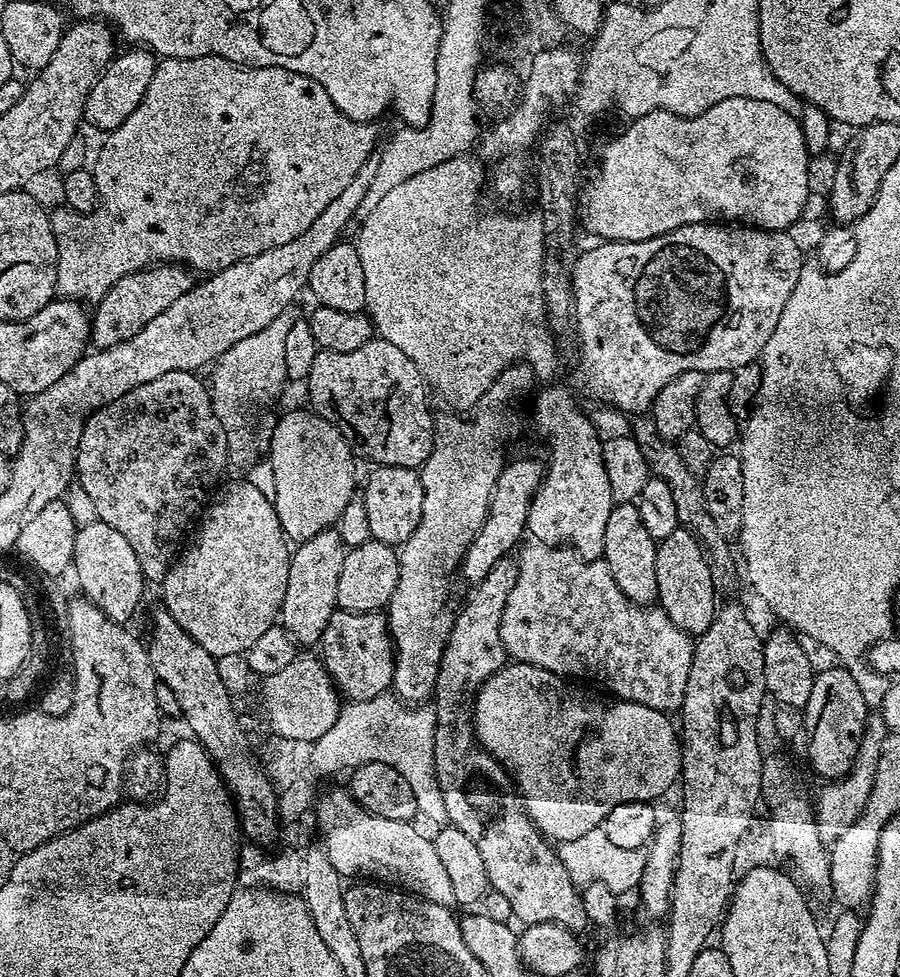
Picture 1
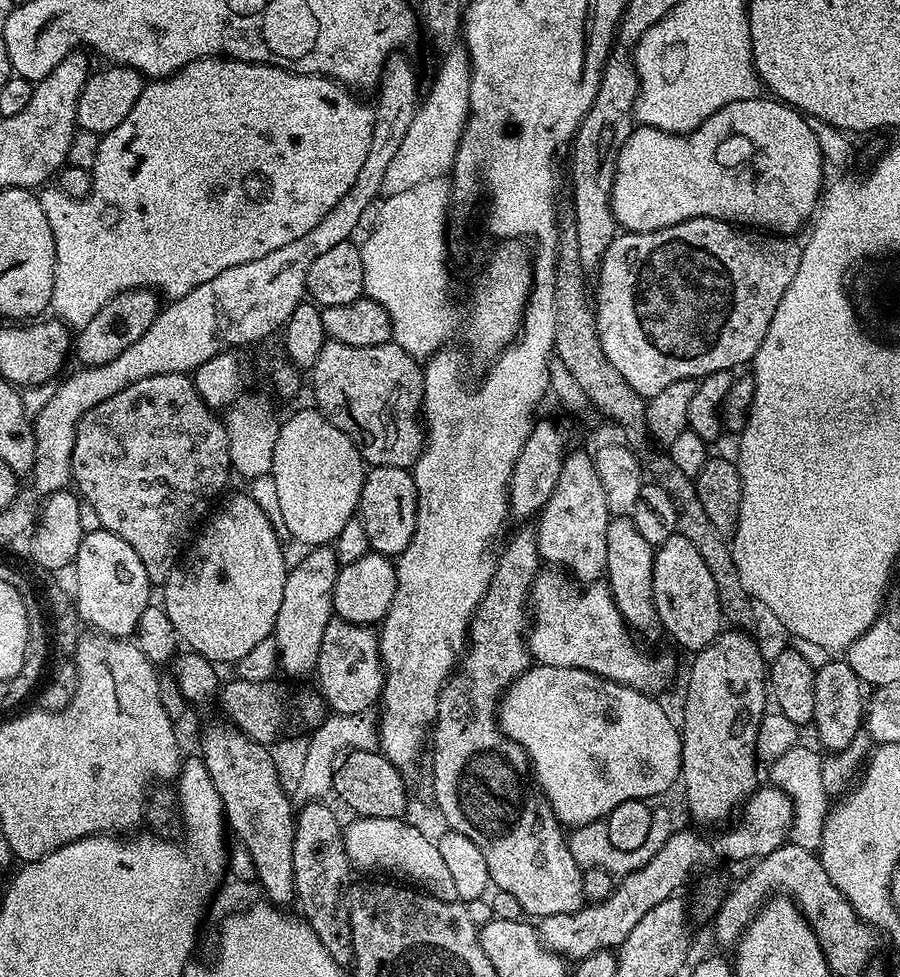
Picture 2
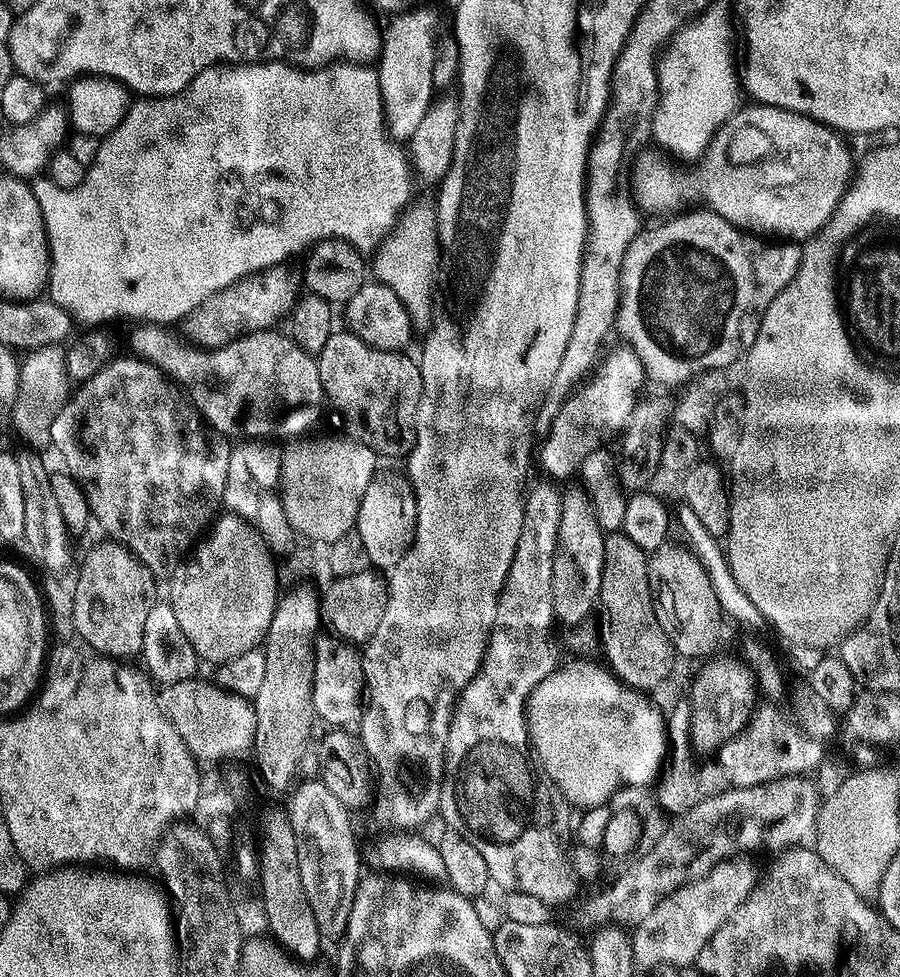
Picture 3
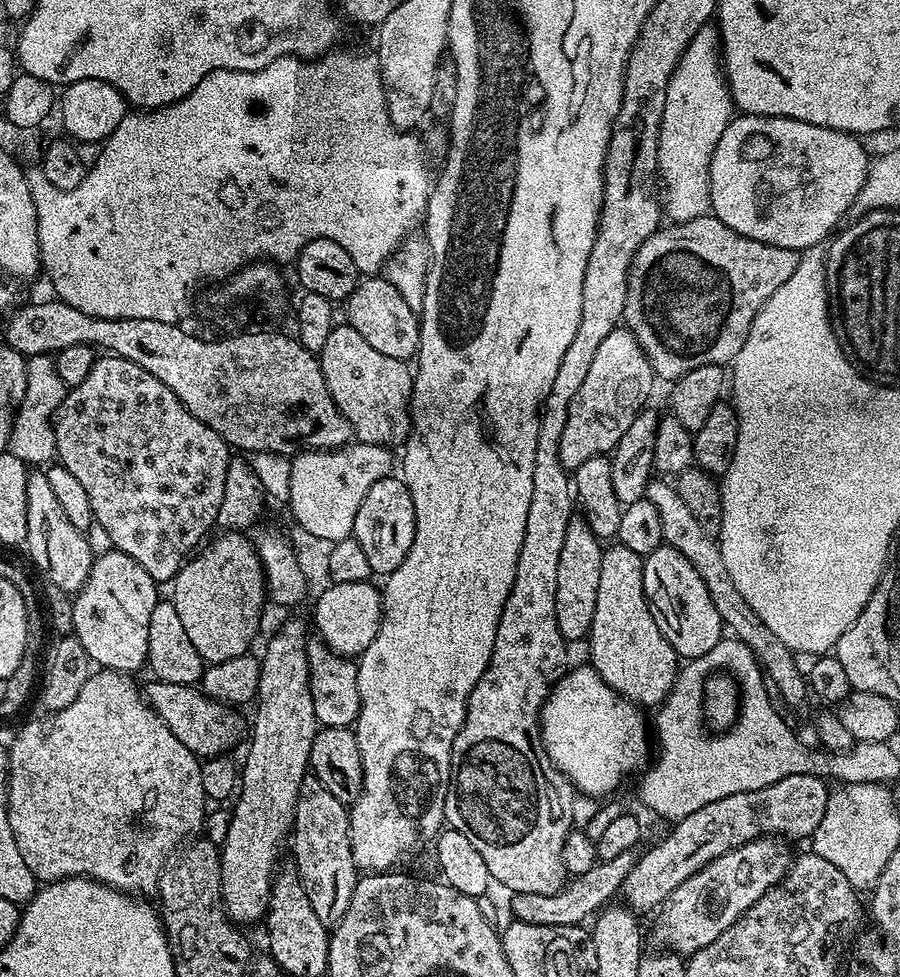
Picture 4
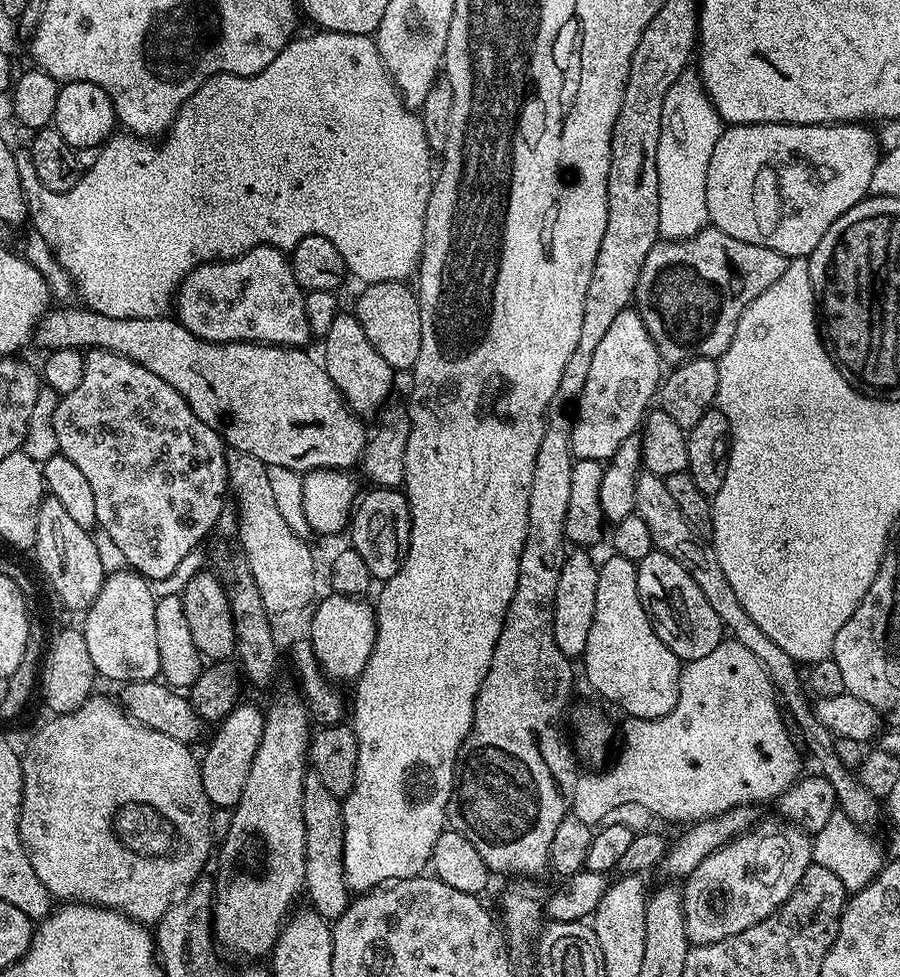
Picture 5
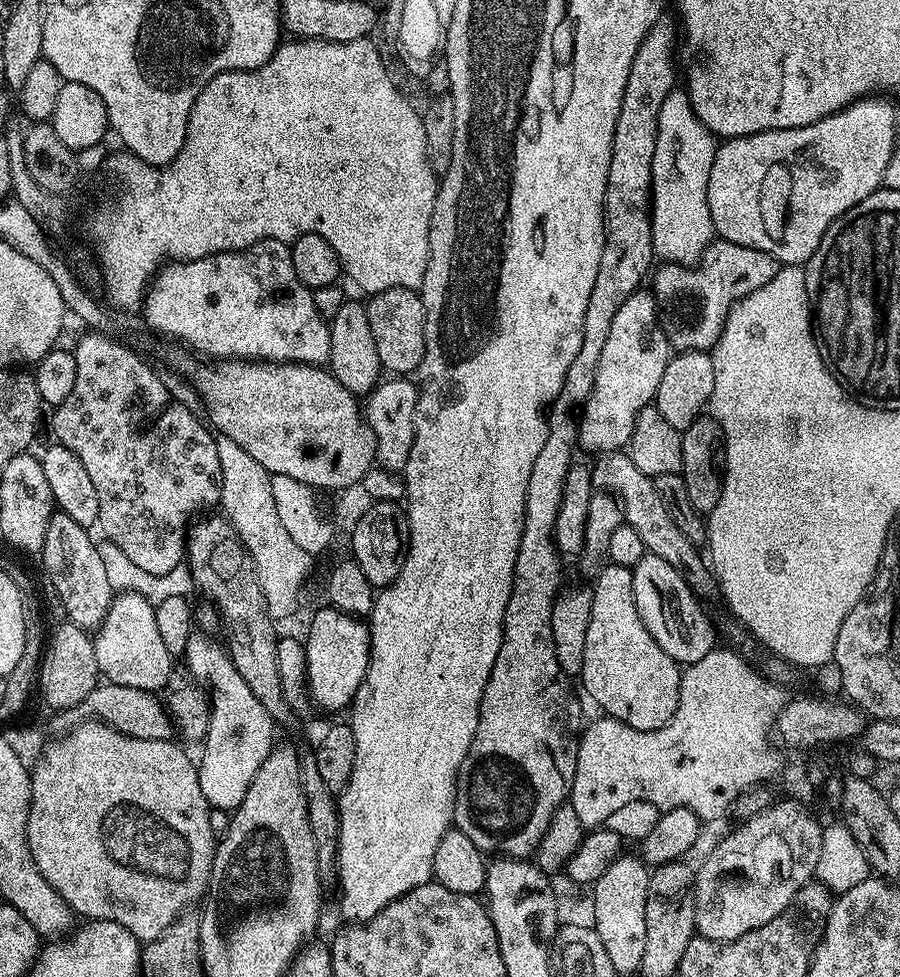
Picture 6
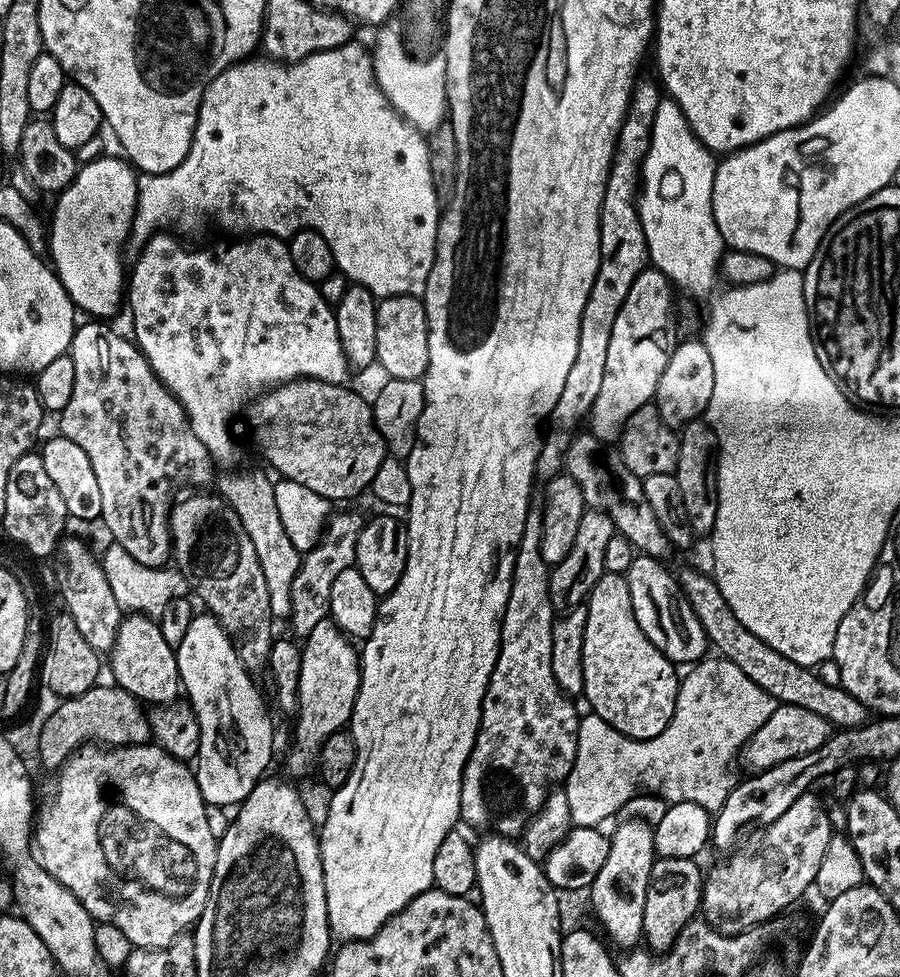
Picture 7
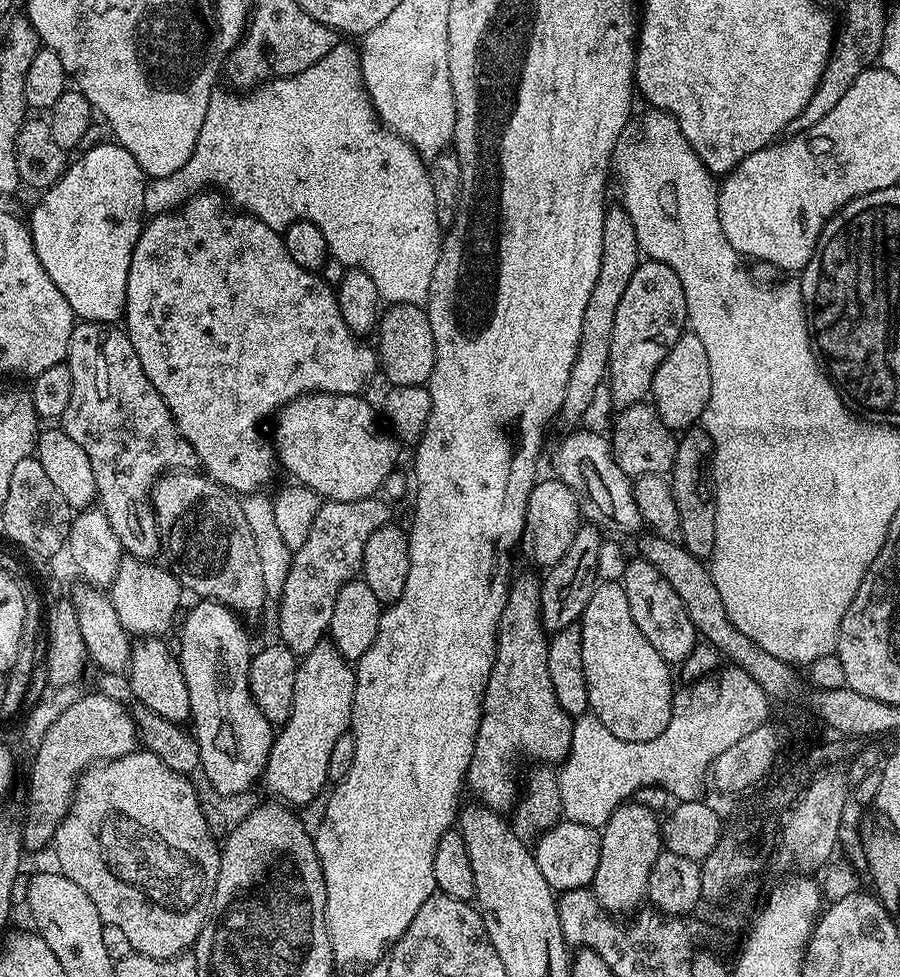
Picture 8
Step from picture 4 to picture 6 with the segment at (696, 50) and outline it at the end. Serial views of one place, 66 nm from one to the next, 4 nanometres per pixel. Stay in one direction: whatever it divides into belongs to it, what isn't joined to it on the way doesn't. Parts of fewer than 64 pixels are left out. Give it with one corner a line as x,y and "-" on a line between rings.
687,91
666,94
658,114
658,142
652,163
652,250
661,261
695,265
714,239
708,183
717,147
717,137
692,109

